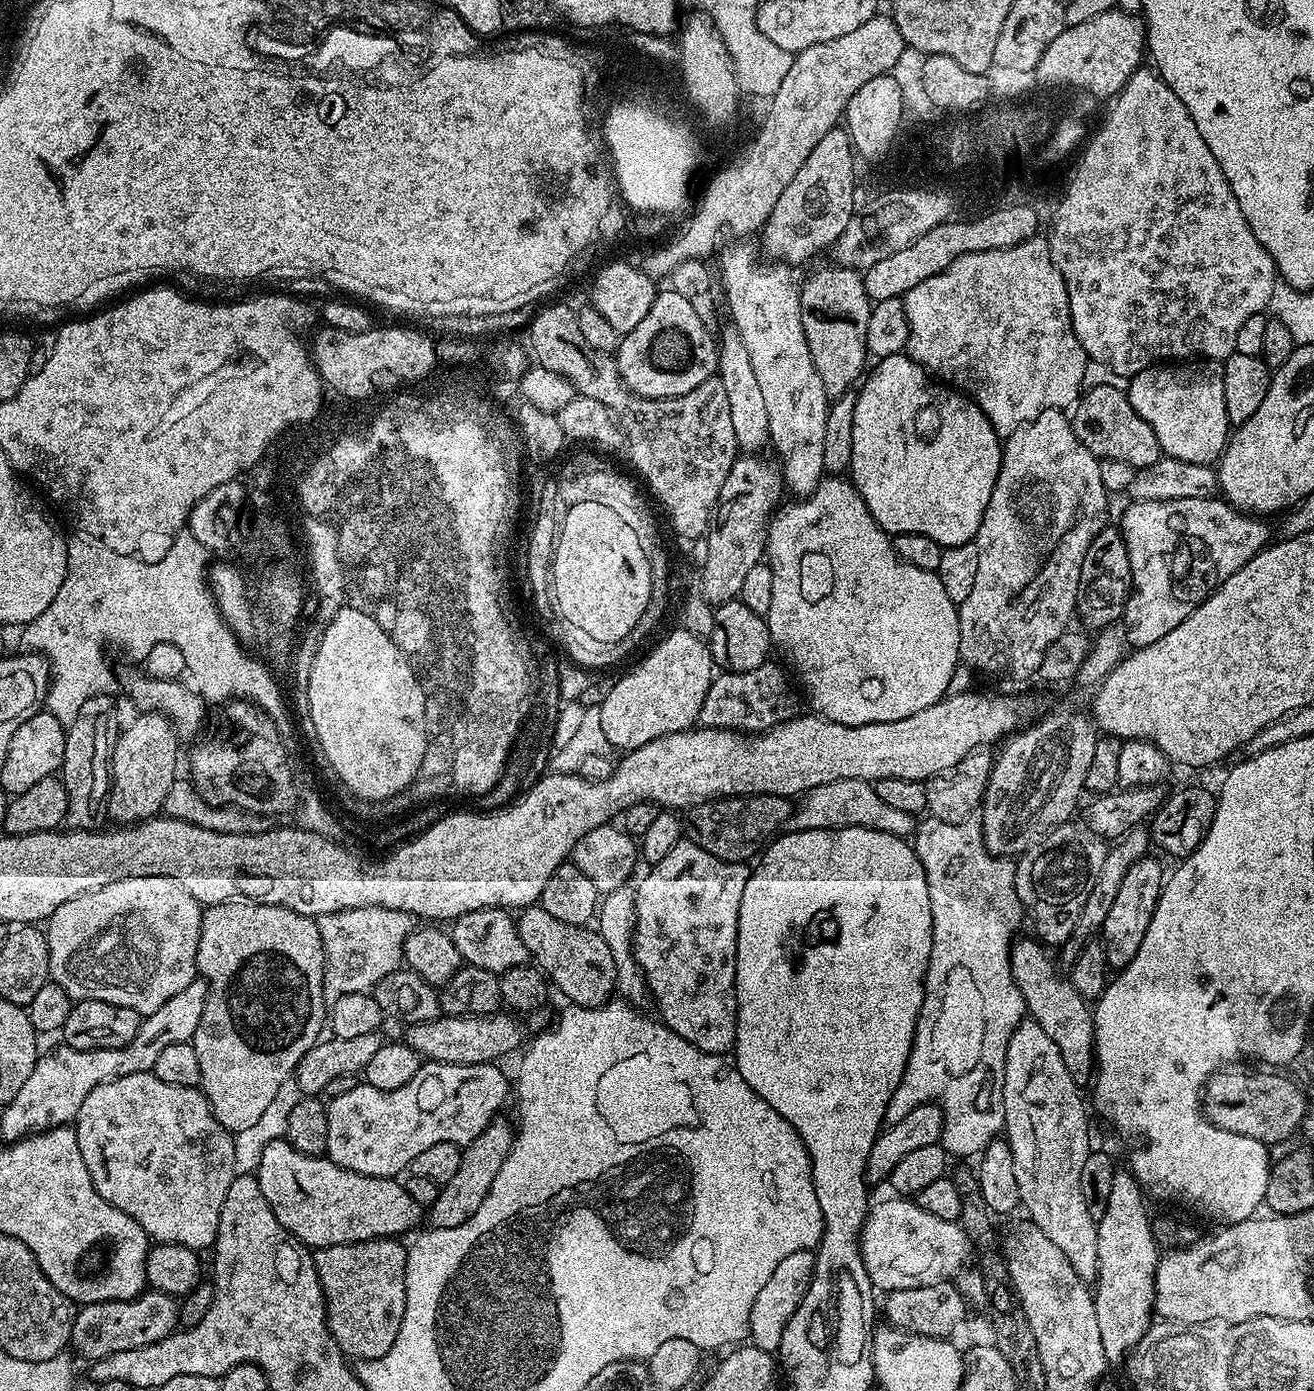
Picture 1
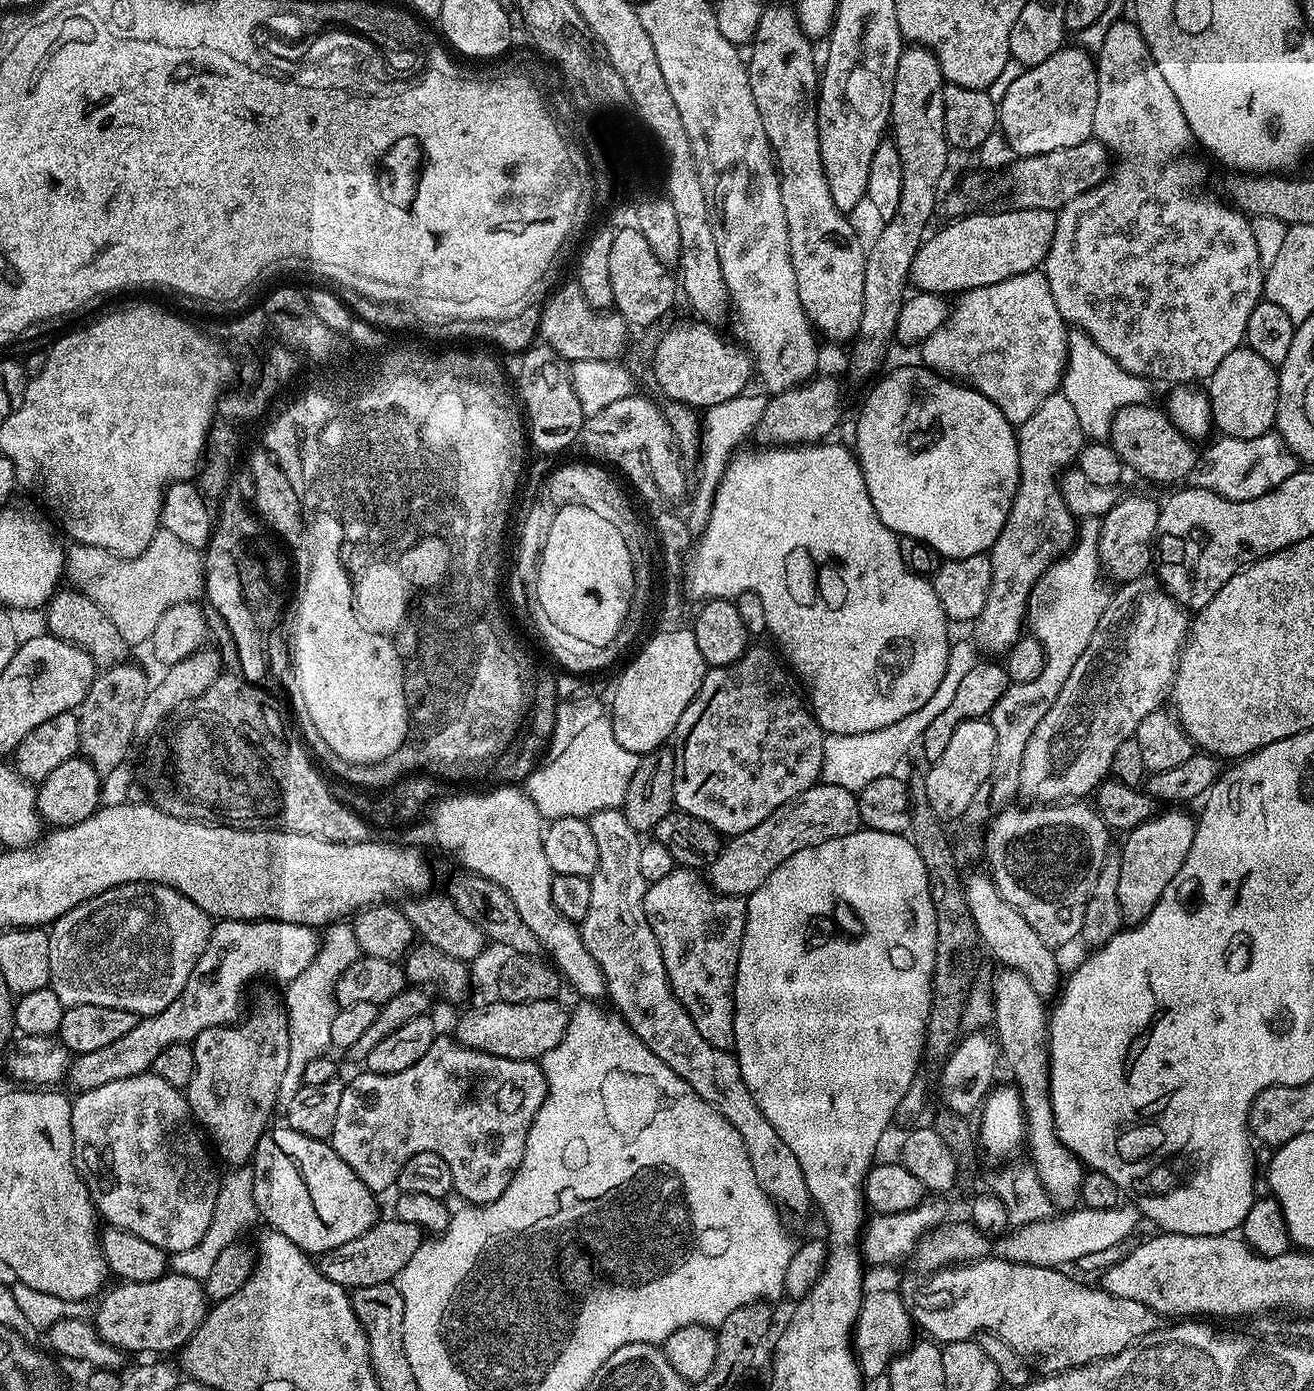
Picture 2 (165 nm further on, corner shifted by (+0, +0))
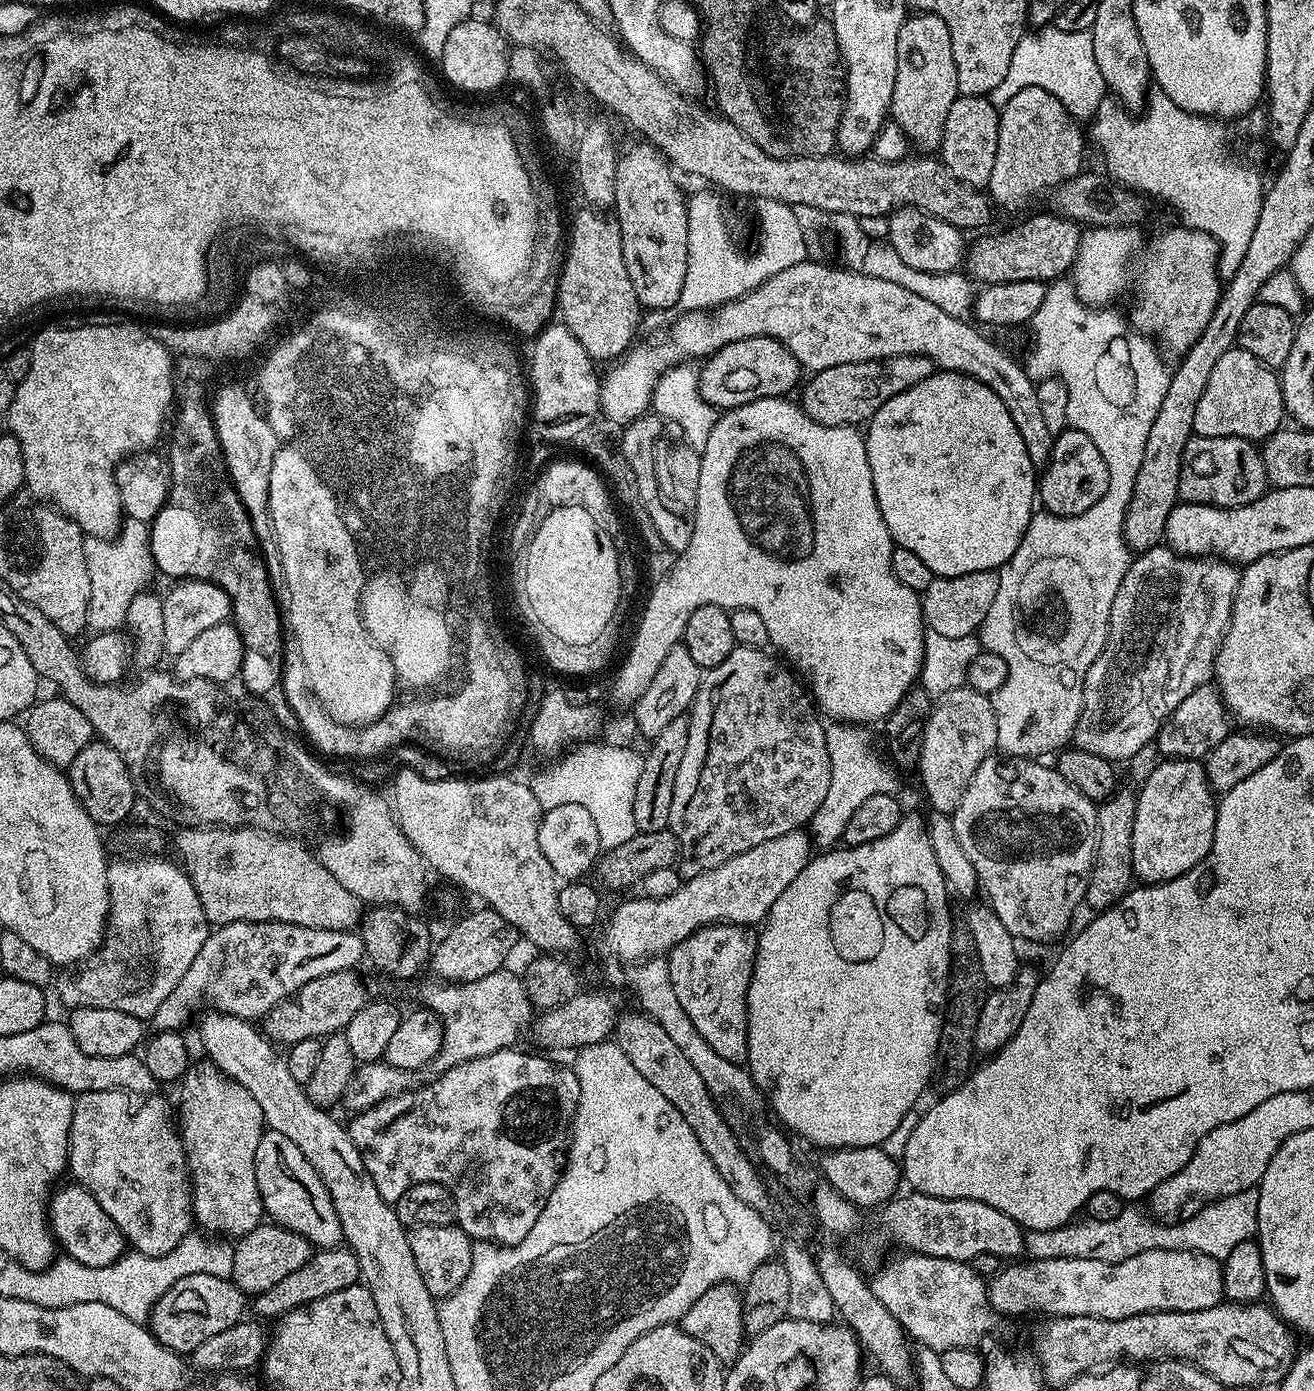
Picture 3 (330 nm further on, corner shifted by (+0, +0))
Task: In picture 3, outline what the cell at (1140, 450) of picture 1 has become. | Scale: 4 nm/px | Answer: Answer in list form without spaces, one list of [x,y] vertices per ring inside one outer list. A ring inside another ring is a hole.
[[[1194,434],[1186,442],[1186,450],[1182,454],[1182,470],[1178,478],[1178,490],[1183,503],[1213,504],[1215,508],[1237,508],[1252,504],[1259,496],[1264,495],[1268,487],[1264,453],[1253,441],[1237,436],[1210,438]]]

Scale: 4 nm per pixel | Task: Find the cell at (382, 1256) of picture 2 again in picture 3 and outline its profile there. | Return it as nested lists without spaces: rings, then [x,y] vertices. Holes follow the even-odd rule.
[[[337,1246],[315,1251],[306,1266],[294,1270],[287,1278],[274,1282],[270,1290],[255,1293],[250,1300],[250,1312],[253,1317],[268,1322],[271,1316],[283,1317],[285,1312],[293,1312],[303,1304],[314,1302],[318,1298],[326,1298],[326,1294],[338,1294],[338,1290],[346,1290],[351,1284],[361,1279],[360,1263],[352,1249],[347,1246]]]

